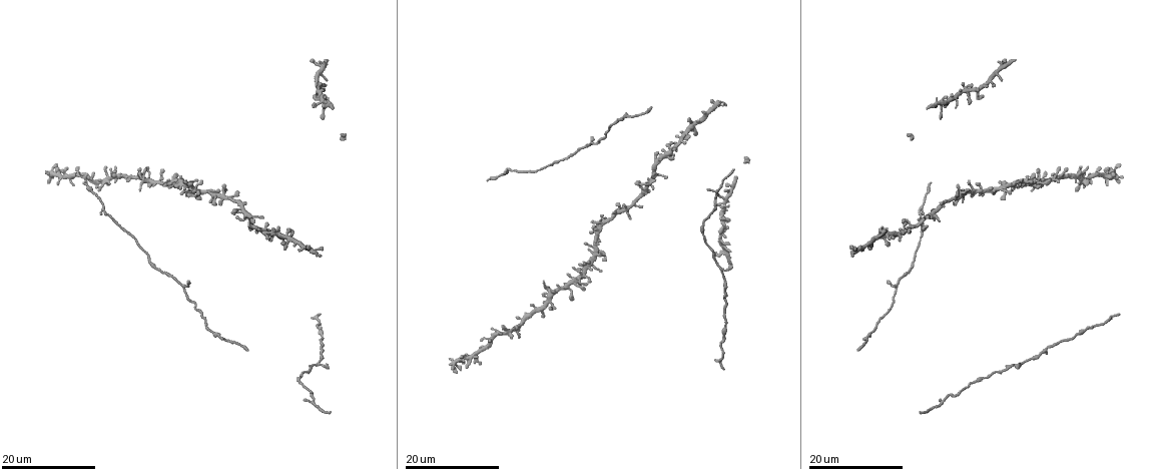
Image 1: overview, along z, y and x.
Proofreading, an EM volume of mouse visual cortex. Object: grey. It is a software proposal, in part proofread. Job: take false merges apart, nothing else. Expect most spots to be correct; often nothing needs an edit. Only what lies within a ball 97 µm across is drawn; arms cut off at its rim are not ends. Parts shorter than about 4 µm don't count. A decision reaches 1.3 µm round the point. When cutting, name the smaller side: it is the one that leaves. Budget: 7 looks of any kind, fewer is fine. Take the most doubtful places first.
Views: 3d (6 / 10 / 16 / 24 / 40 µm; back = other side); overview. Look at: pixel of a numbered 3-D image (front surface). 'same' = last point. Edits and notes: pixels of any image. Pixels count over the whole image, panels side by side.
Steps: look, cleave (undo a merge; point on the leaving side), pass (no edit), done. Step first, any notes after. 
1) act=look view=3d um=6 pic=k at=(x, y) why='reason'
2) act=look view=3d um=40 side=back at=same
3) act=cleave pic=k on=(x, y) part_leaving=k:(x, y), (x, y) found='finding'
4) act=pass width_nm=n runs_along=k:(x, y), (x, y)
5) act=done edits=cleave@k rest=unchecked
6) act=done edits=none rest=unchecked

act=look view=3d um=16 pic=1 at=(942, 401)

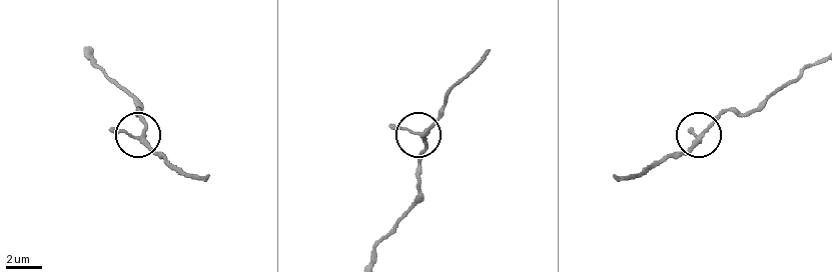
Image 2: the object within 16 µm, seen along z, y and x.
act=look view=3d um=10 pic=2 at=(699, 140)

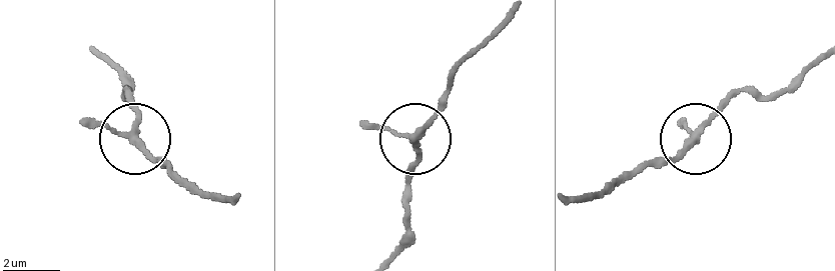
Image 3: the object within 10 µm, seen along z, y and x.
act=pass side_arm_um=7 found='all the same neuron'

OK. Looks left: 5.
act=look view=3d um=16 pic=1 at=(877, 237) why='four arms meet'

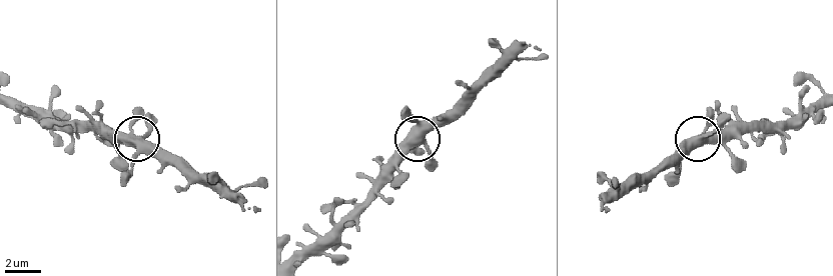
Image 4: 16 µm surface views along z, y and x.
act=look view=3d um=6 pic=4 at=(421, 138)

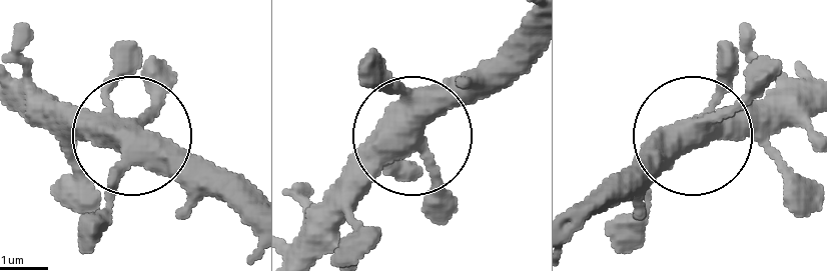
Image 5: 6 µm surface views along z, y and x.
act=pass width_nm=430 runs_along=5:(304, 248), (516, 37) found='one neuron here'

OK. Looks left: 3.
act=look view=3d um=16 pic=1 at=(975, 190) why='four-way junction'

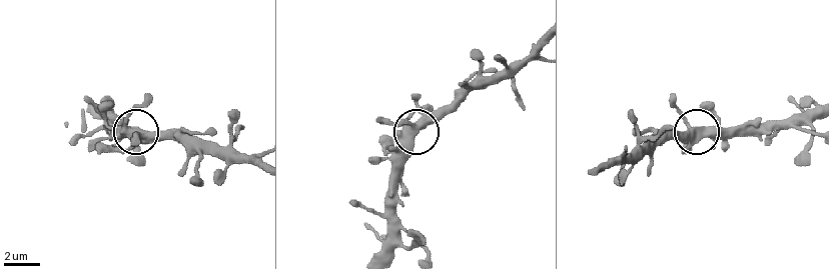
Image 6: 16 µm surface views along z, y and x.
act=look view=3d um=10 pic=6 at=(423, 125)

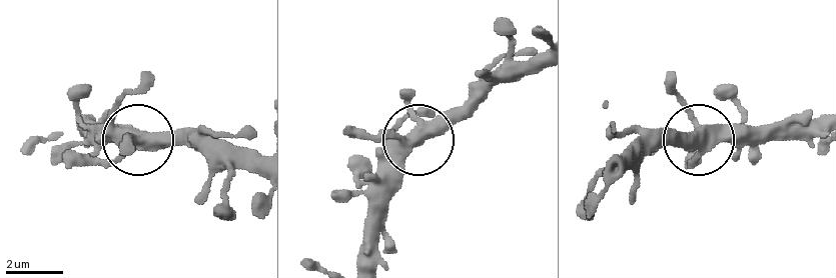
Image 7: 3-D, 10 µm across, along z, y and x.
act=pass arms=4 found='all the same neuron'

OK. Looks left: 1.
act=done edits=none rest=unchecked

